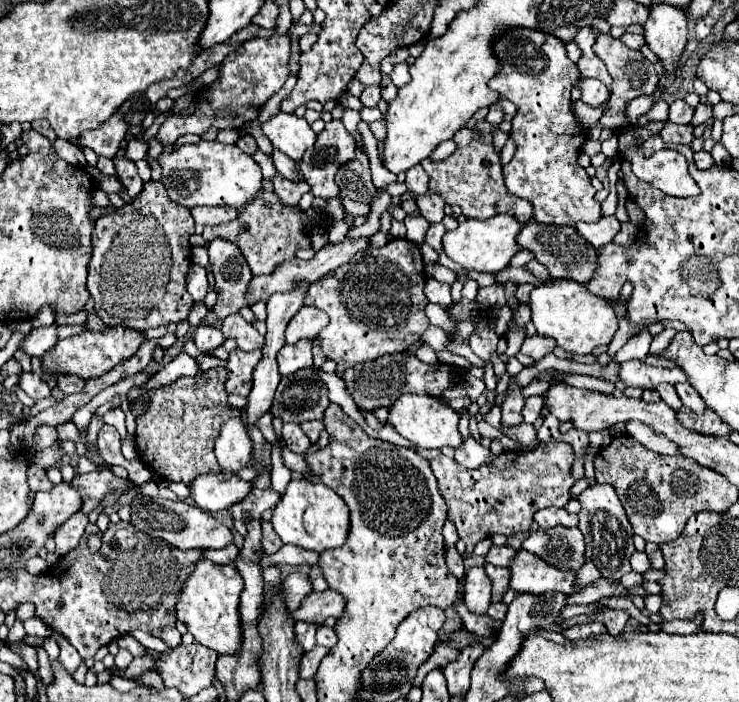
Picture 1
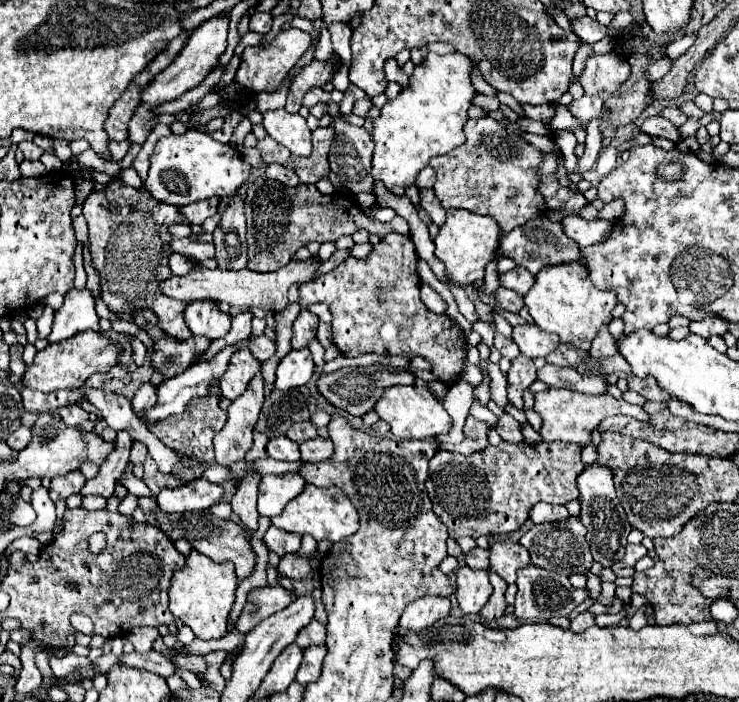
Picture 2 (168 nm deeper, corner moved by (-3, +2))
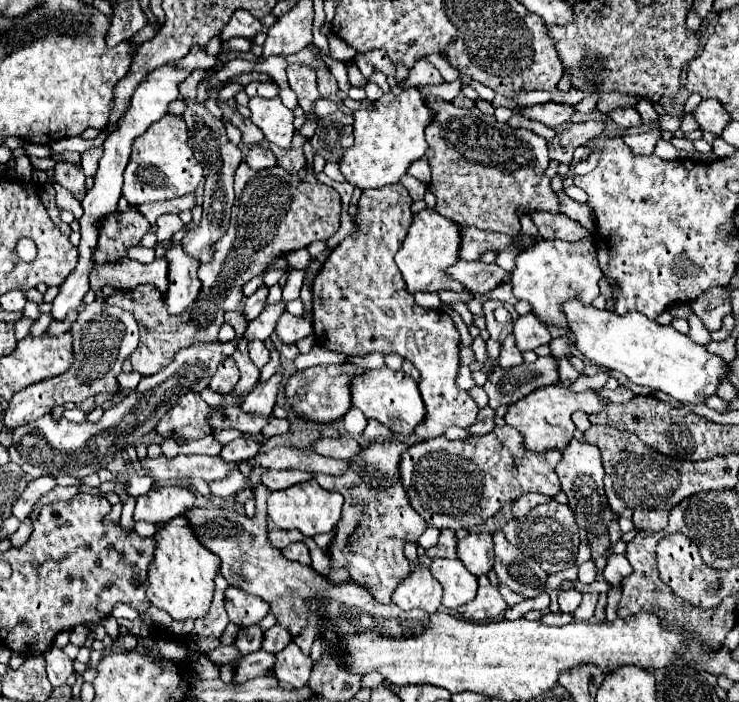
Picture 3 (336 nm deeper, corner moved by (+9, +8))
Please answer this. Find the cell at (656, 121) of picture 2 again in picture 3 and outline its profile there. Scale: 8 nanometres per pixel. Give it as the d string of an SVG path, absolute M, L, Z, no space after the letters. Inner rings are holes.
M619 109L615 113L611 113L611 119L623 127L623 129L631 129L631 127L641 127L641 115L637 109Z

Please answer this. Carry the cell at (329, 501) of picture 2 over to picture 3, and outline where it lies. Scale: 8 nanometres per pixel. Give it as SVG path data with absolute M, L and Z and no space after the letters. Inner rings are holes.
M315 479L299 483L283 491L271 491L267 499L267 515L277 529L299 529L301 533L315 537L317 533L329 533L341 519L343 497L335 491L325 491Z

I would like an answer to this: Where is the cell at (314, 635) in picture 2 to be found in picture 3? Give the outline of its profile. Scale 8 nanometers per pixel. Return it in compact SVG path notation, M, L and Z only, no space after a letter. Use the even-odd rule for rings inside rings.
M275 625L271 629L267 629L267 641L263 641L263 649L271 651L271 653L279 653L283 647L287 647L293 641L293 635L287 627Z

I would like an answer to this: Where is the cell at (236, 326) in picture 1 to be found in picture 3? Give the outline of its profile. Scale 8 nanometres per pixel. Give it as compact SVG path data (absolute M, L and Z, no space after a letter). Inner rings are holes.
M249 341L249 357L257 367L263 367L269 363L269 349L263 341Z

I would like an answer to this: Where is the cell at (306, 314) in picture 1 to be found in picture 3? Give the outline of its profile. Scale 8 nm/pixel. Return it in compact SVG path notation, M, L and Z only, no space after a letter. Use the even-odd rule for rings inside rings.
M283 313L277 321L277 327L275 327L275 333L279 335L279 339L283 343L297 343L299 339L307 337L309 333L313 333L313 327L311 327L311 321L303 319L303 317L295 317L291 313Z

